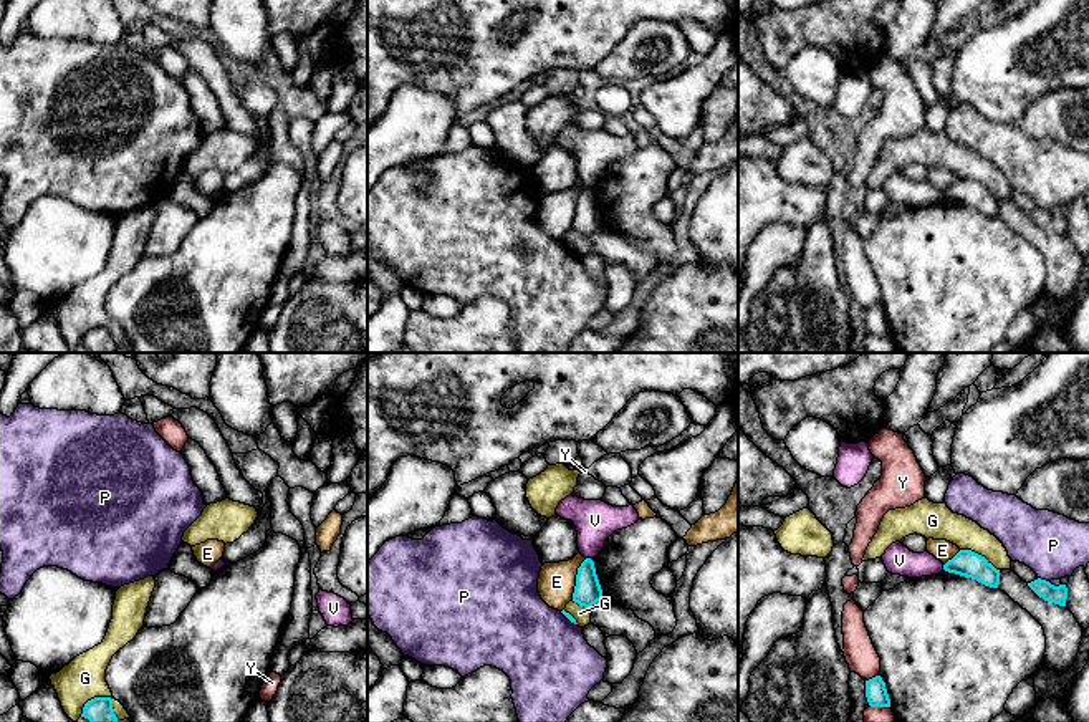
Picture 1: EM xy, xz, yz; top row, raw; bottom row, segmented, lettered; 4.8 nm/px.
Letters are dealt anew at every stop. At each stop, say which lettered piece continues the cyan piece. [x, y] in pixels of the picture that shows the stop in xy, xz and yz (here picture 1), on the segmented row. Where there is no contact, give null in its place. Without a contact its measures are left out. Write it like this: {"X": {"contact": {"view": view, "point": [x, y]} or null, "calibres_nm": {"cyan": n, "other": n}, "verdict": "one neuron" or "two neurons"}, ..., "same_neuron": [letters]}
{"E": {"contact": {"view": "xz", "point": [576, 578]}, "calibres_nm": {"cyan": 130, "other": 180}, "verdict": "two neurons"}, "G": {"contact": {"view": "yz", "point": [980, 555]}, "calibres_nm": {"cyan": 130, "other": 160}, "verdict": "two neurons"}, "P": {"contact": {"view": "yz", "point": [1043, 580]}, "calibres_nm": {"cyan": 90, "other": 300}, "verdict": "two neurons"}, "V": {"contact": {"view": "xz", "point": [590, 558]}, "calibres_nm": {"cyan": 130, "other": 200}, "verdict": "two neurons"}, "Y": {"contact": {"view": "yz", "point": [873, 678]}, "calibres_nm": {"cyan": 110, "other": 150}, "verdict": "two neurons"}, "same_neuron": []}

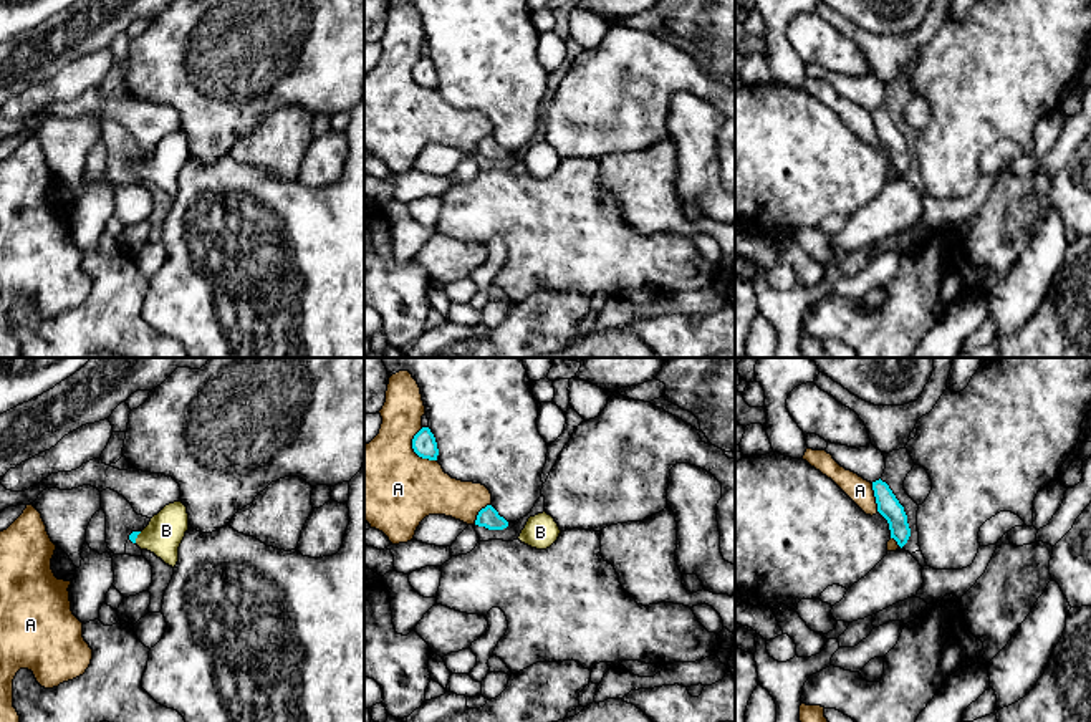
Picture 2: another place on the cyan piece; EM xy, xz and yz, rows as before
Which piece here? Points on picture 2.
{"A": {"contact": {"view": "xz", "point": [414, 451]}, "calibres_nm": {"cyan": 120, "other": 420}, "verdict": "two neurons"}, "B": {"contact": {"view": "xy", "point": [136, 537]}, "calibres_nm": {"cyan": 40, "other": 190}, "verdict": "one neuron"}, "same_neuron": ["B"]}

